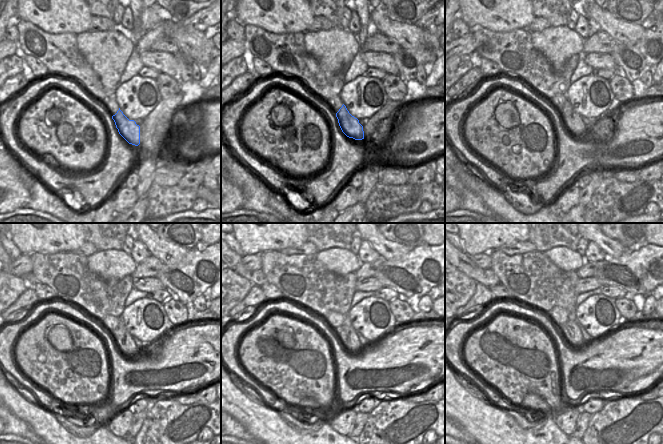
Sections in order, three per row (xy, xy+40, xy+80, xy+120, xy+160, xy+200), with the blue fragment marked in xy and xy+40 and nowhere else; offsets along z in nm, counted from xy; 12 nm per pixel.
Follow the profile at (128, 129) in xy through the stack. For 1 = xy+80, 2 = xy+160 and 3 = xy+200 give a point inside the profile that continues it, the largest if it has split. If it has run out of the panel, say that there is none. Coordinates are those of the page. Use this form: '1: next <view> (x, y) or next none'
1: next xy+80 (573, 121)
2: next xy+160 (347, 335)
3: next xy+200 (570, 331)

